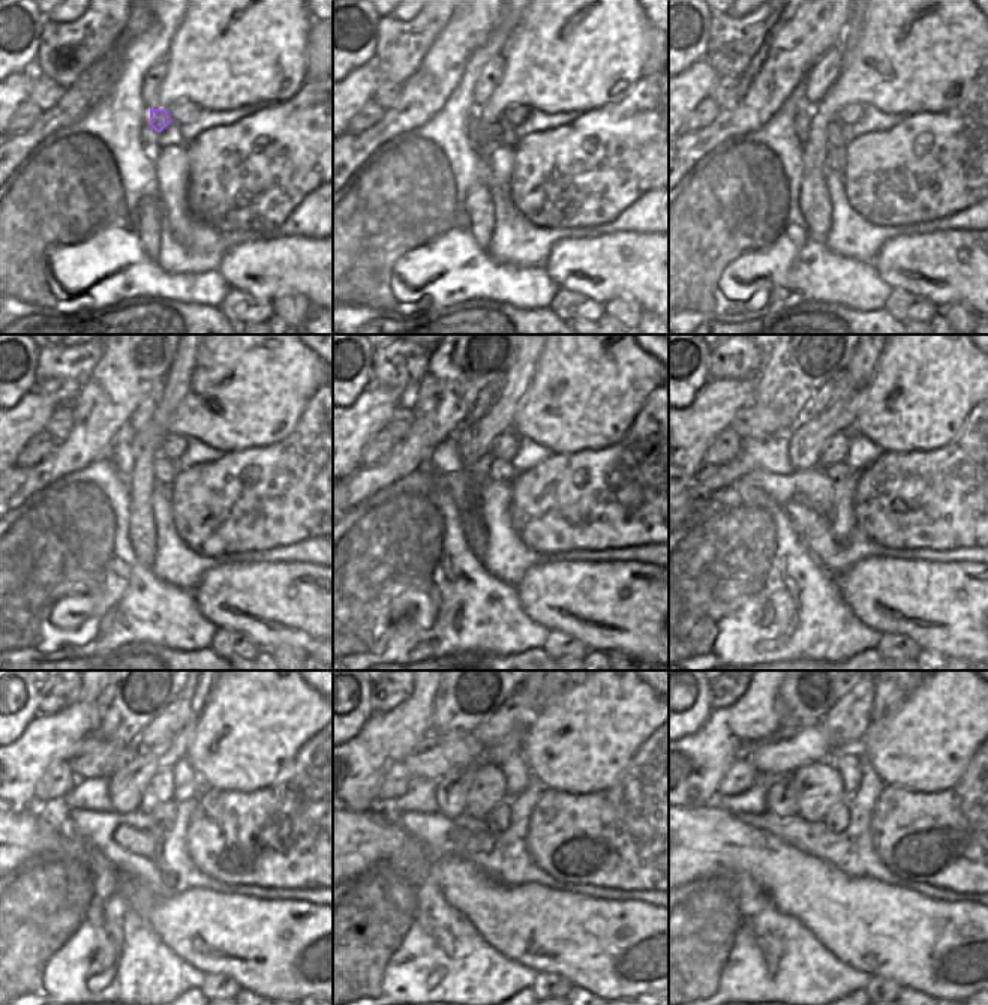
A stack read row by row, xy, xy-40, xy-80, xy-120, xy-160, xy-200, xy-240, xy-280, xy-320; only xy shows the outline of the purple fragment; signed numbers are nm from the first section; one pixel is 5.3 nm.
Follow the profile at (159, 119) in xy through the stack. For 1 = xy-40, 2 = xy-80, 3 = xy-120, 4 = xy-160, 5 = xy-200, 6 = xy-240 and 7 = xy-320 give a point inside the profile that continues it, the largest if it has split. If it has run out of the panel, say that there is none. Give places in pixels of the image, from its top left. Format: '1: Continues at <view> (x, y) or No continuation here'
1: Continues at xy-40 (496, 129)
2: Continues at xy-80 (834, 135)
3: Continues at xy-120 (165, 471)
4: Continues at xy-160 (501, 471)
5: Continues at xy-200 (840, 471)
6: Continues at xy-240 (164, 815)
7: Continues at xy-320 (837, 819).

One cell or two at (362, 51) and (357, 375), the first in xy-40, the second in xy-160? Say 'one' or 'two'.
one

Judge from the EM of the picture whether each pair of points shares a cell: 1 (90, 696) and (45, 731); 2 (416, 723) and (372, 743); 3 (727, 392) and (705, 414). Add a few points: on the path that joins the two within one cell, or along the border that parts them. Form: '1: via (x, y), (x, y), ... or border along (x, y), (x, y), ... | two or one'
1: via (80, 708), (57, 731) | one
2: via (405, 725), (383, 741) | one
3: via (721, 398), (711, 408) | one

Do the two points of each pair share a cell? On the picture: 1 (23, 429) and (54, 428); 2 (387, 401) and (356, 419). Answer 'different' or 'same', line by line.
1: different
2: same

